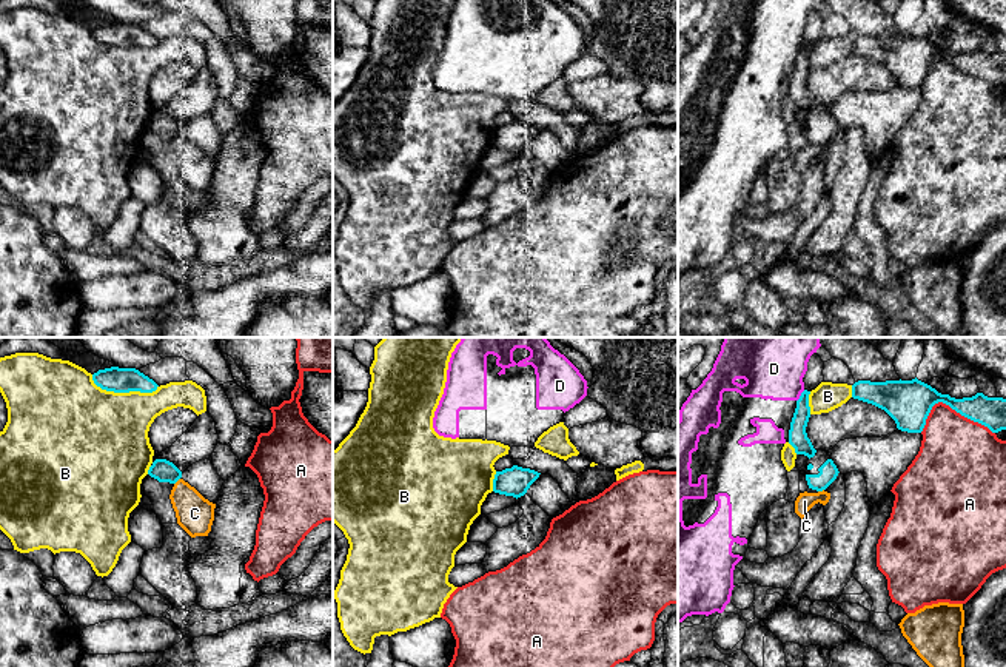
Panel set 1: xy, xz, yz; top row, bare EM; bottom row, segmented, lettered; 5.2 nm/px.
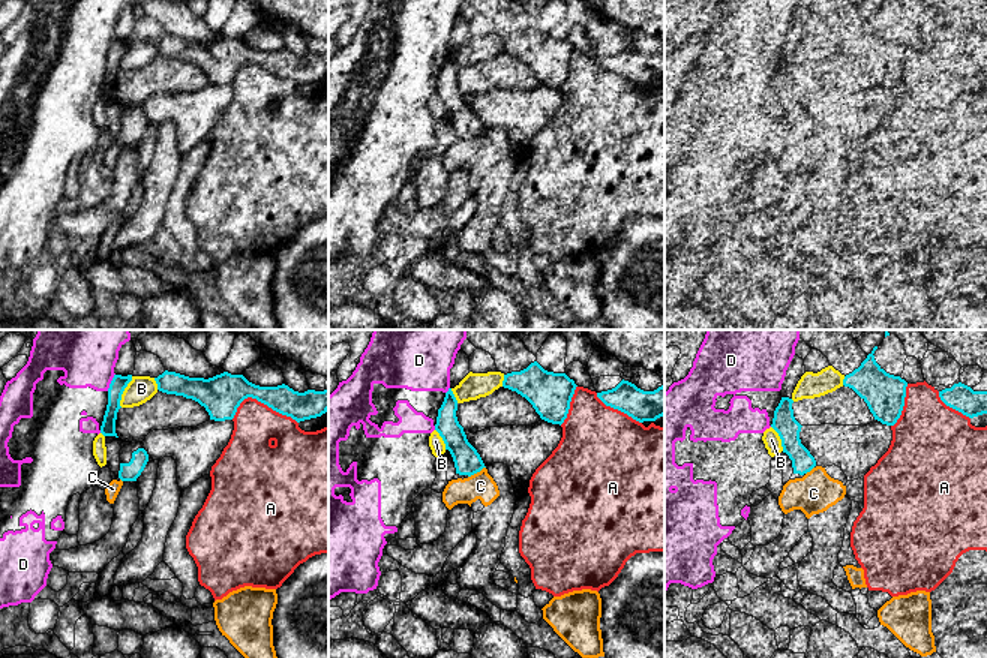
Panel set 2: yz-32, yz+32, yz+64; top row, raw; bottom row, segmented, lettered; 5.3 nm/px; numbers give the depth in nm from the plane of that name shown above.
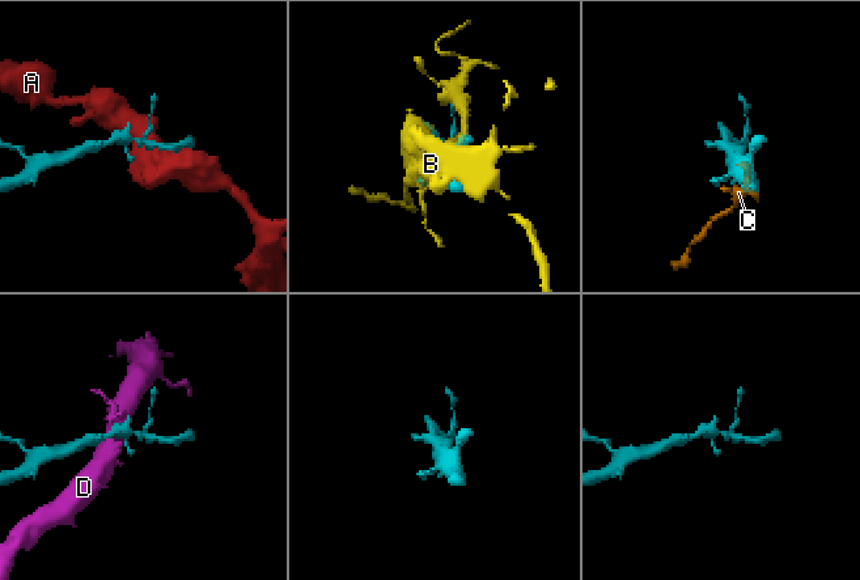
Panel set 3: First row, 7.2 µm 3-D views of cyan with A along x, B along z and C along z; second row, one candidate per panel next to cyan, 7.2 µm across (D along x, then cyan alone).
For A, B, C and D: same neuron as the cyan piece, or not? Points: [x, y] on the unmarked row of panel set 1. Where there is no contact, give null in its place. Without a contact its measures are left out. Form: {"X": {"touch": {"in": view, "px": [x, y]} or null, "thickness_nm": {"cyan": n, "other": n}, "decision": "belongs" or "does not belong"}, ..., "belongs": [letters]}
{"A": {"touch": {"in": "yz", "px": [951, 62]}, "thickness_nm": {"cyan": 240, "other": 380}, "decision": "does not belong"}, "B": {"touch": {"in": "xy", "px": [124, 46]}, "thickness_nm": {"cyan": 130, "other": 460}, "decision": "does not belong"}, "C": {"touch": {"in": "xy", "px": [177, 134]}, "thickness_nm": {"cyan": 120, "other": 200}, "decision": "does not belong"}, "D": {"touch": {"in": "yz", "px": [800, 51]}, "thickness_nm": {"cyan": 100, "other": 280}, "decision": "does not belong"}, "belongs": []}

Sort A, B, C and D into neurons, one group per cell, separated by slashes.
A / B / C D

